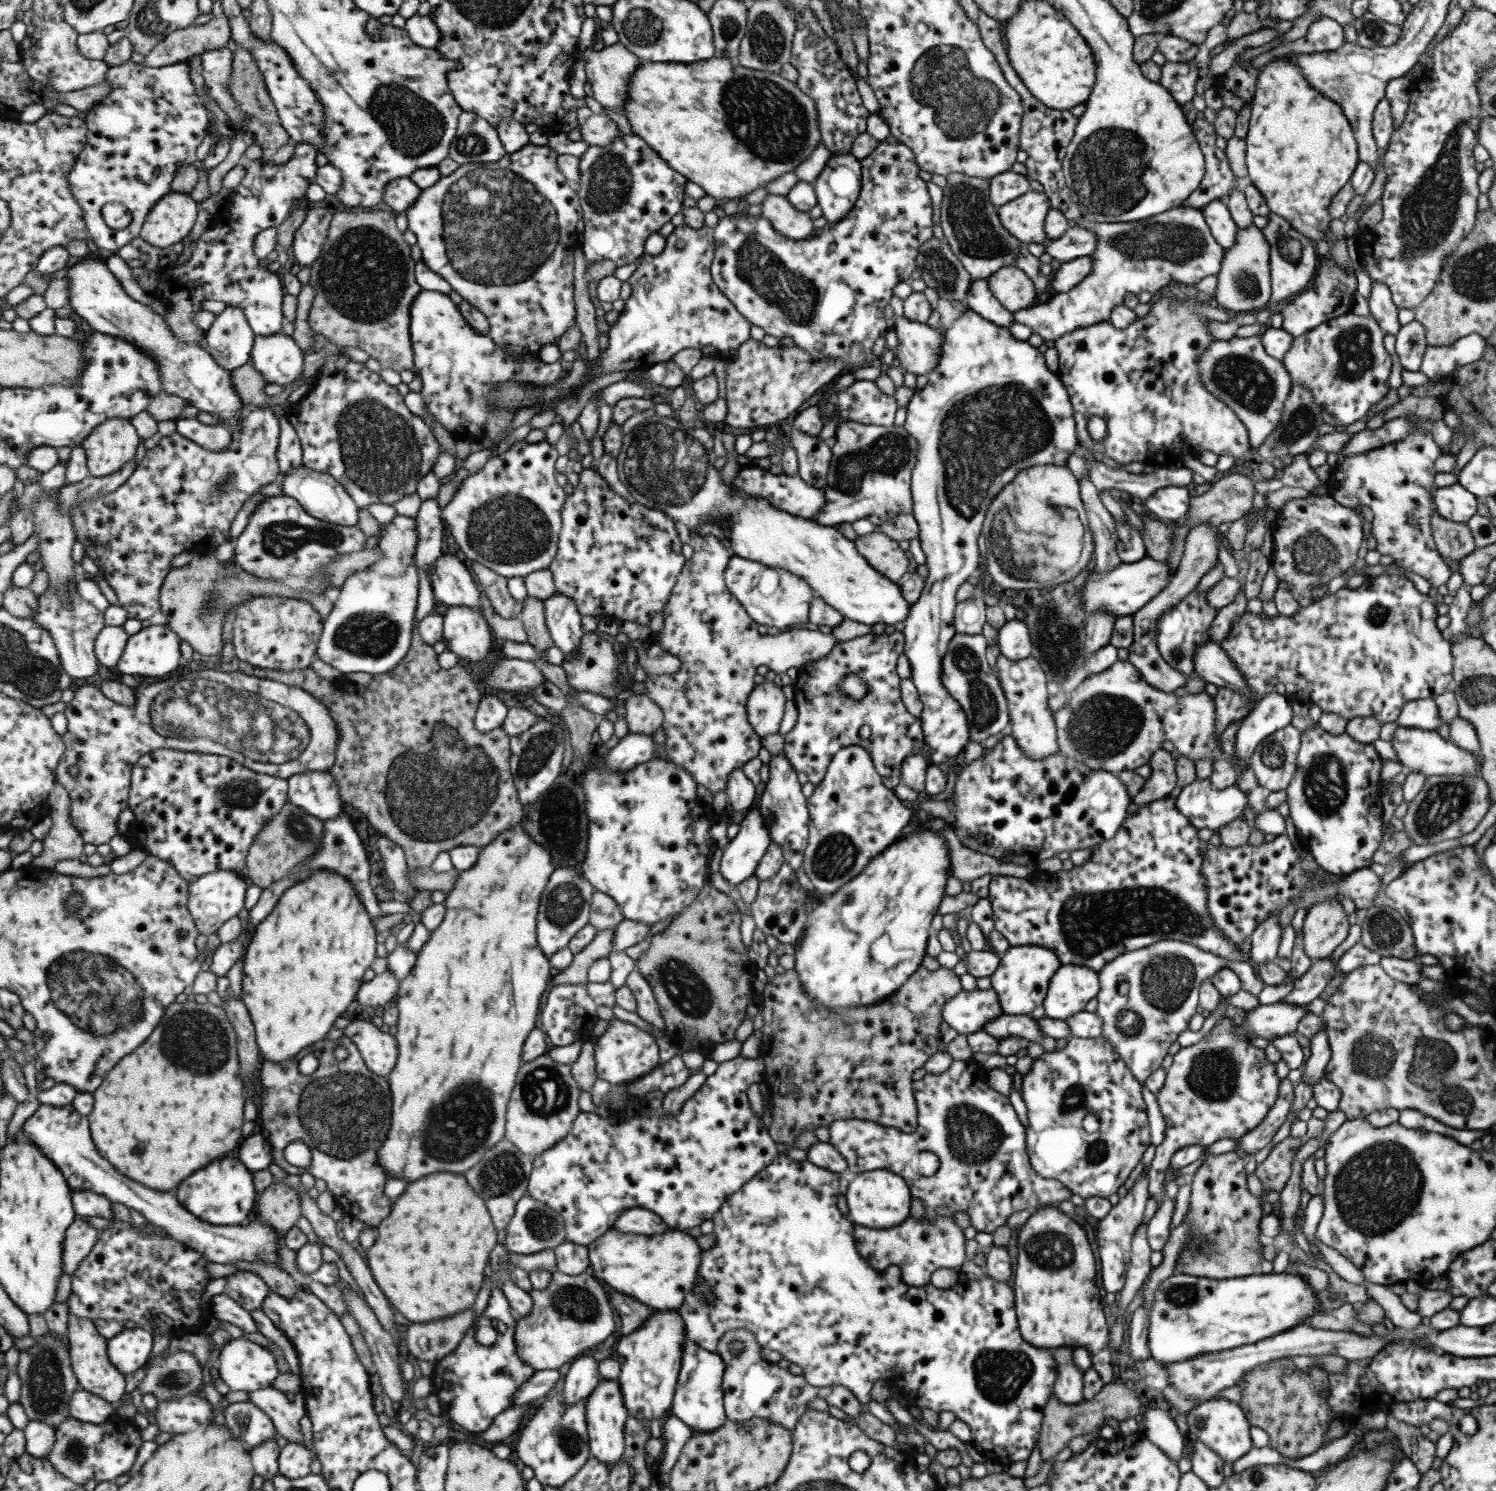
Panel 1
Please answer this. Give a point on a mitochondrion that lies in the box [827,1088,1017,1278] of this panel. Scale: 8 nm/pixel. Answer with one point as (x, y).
(972, 1134)

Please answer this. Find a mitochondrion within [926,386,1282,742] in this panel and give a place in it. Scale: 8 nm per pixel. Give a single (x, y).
(1030, 538)

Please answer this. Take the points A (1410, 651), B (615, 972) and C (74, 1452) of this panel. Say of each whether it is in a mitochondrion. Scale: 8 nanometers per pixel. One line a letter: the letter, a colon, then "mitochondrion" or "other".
A: mitochondrion
B: other
C: mitochondrion

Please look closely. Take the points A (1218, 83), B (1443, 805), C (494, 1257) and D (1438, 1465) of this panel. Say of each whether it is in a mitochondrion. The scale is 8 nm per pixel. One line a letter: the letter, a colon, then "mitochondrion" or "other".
A: other
B: mitochondrion
C: other
D: other

